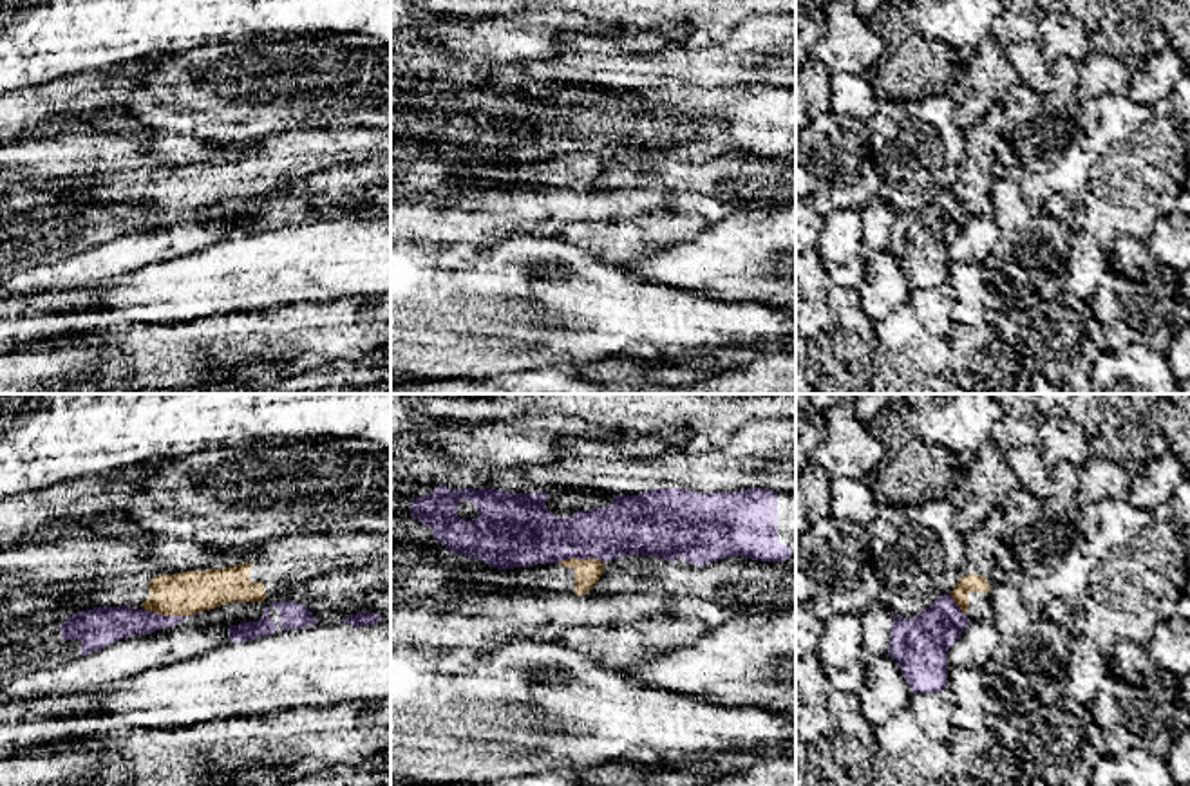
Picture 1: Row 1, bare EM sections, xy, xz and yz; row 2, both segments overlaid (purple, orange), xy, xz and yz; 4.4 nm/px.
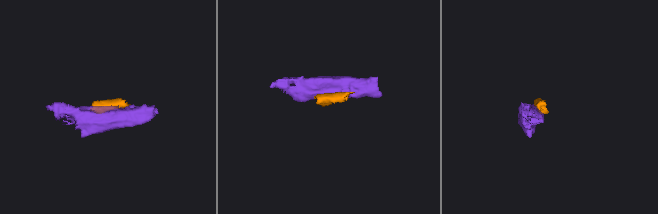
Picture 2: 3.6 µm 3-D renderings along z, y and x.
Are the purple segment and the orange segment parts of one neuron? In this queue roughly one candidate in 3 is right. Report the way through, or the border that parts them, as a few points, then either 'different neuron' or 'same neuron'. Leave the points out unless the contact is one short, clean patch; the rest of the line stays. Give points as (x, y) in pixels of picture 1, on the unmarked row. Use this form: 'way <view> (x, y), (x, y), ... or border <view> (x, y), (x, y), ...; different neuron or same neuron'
different neuron

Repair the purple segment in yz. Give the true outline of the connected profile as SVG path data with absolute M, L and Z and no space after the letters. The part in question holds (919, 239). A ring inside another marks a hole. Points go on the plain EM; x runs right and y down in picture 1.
M940 190L911 213L893 210L888 249L897 257L913 289L942 287L948 282L948 246L966 226L968 210L951 190Z

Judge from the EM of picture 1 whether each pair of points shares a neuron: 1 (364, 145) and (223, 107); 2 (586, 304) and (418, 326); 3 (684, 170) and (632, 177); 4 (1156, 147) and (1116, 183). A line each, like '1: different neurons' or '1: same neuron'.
1: different neurons
2: same neuron
3: same neuron
4: same neuron

